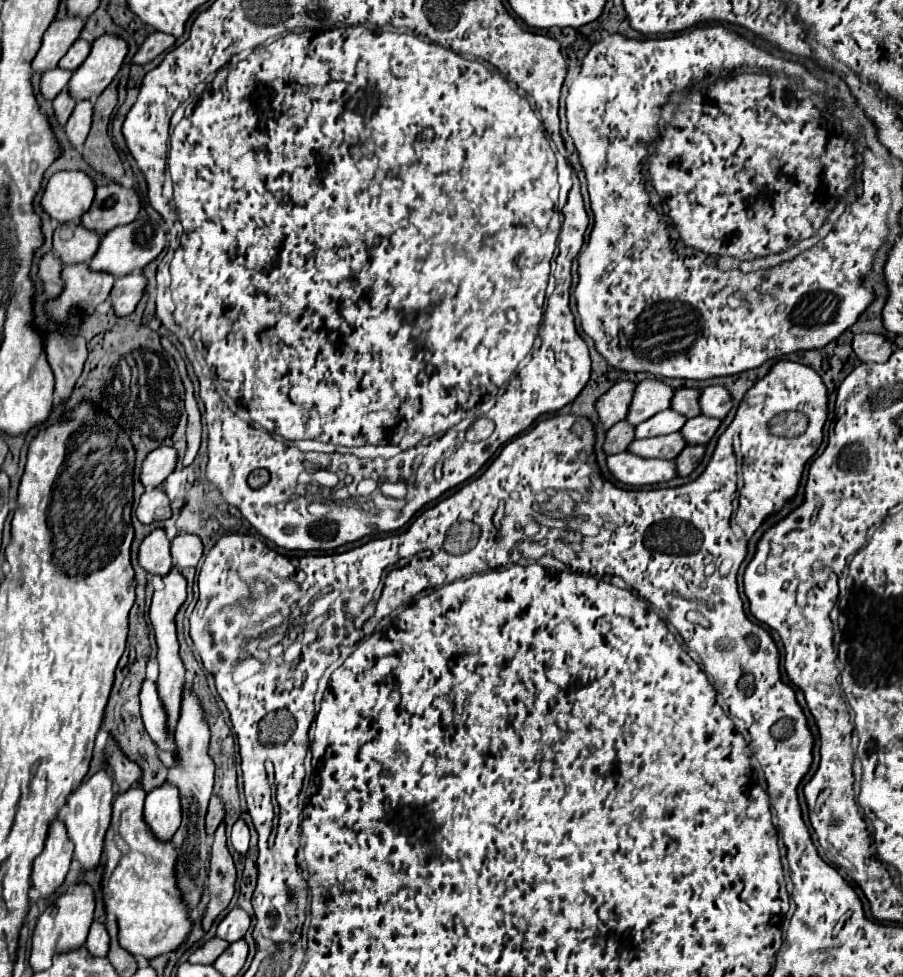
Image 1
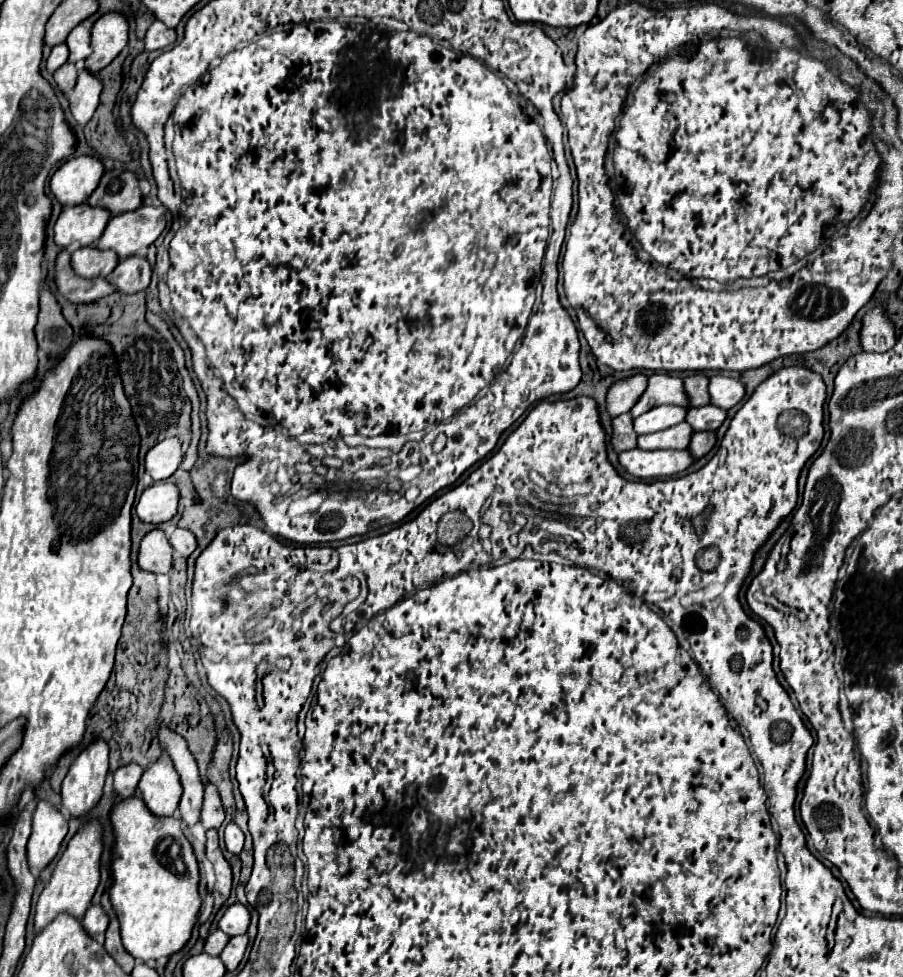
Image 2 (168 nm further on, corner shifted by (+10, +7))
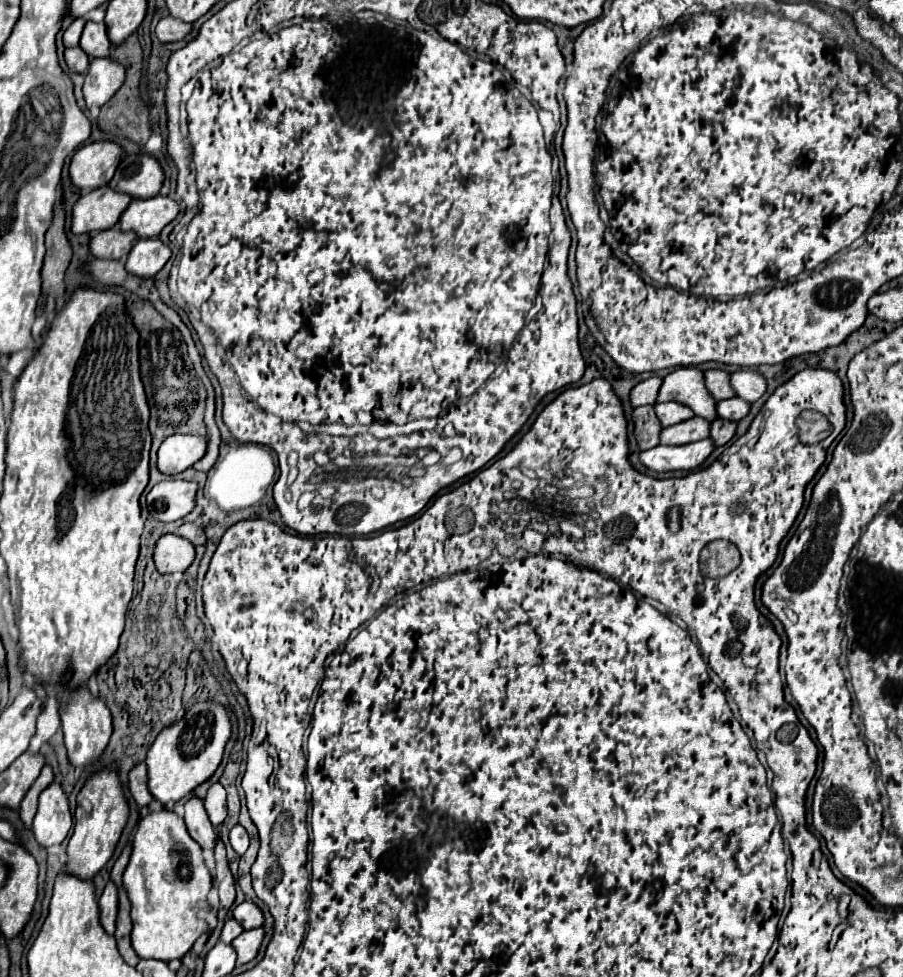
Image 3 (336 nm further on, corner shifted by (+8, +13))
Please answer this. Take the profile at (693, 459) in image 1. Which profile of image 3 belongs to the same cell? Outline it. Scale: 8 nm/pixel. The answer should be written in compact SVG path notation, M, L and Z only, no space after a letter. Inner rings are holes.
M714 419L712 421L712 433L710 433L710 439L716 443L716 445L726 445L736 433L736 423L734 421L728 421L728 419Z

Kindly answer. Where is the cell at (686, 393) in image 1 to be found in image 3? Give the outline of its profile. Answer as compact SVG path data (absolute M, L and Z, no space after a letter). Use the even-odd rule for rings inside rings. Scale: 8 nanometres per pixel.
M712 369L712 371L706 371L704 377L706 377L706 387L708 387L708 391L712 393L712 397L716 401L732 399L736 395L734 389L732 389L732 385L730 385L730 375L726 371Z

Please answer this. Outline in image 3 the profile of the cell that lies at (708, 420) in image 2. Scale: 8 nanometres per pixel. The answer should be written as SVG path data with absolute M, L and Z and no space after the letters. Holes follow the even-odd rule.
M732 397L732 399L724 399L724 401L718 401L716 405L716 411L722 419L730 419L730 421L740 421L748 415L750 411L750 403L740 399L740 397Z

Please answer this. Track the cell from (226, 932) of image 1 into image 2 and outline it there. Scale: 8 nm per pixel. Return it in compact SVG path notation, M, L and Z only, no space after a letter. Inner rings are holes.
M234 903L224 911L222 919L218 921L218 929L222 929L230 937L244 935L248 929L248 923L250 923L248 909L242 903Z

